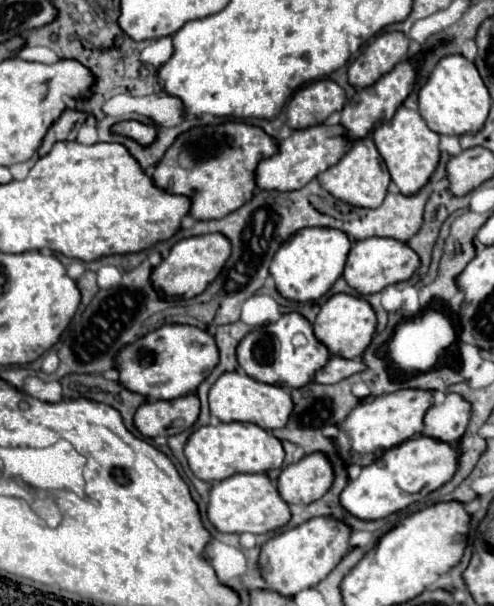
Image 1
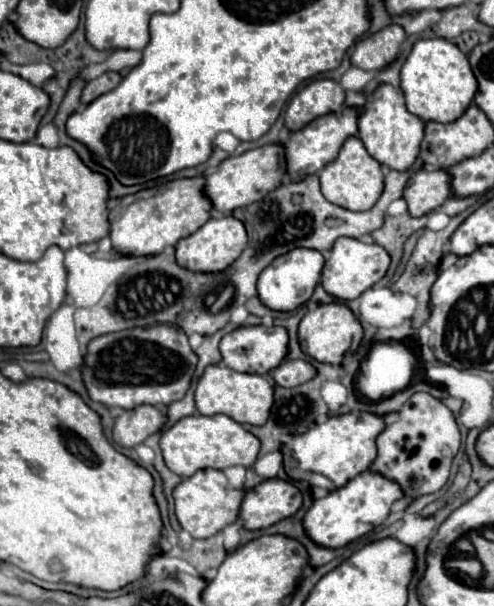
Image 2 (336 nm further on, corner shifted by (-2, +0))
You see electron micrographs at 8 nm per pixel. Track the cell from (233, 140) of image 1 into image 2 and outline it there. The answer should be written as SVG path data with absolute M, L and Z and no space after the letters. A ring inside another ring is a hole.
M205 176L175 178L165 184L143 188L135 194L123 196L111 206L111 240L113 250L125 256L159 254L165 246L175 246L177 240L199 230L213 212L213 202L205 194Z

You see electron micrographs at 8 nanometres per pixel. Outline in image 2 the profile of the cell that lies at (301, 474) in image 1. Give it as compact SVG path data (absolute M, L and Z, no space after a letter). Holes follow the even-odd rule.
M281 478L265 480L247 490L241 504L241 520L249 530L267 528L283 518L293 516L301 504L301 490L293 482Z

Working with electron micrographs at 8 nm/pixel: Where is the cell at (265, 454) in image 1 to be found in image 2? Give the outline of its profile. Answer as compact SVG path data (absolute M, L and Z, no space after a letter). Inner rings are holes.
M215 414L215 416L181 418L175 426L163 432L159 446L163 450L163 458L169 470L173 470L183 478L189 478L203 468L217 468L217 470L225 470L229 466L251 468L257 460L261 442L239 422L231 420L225 414Z

